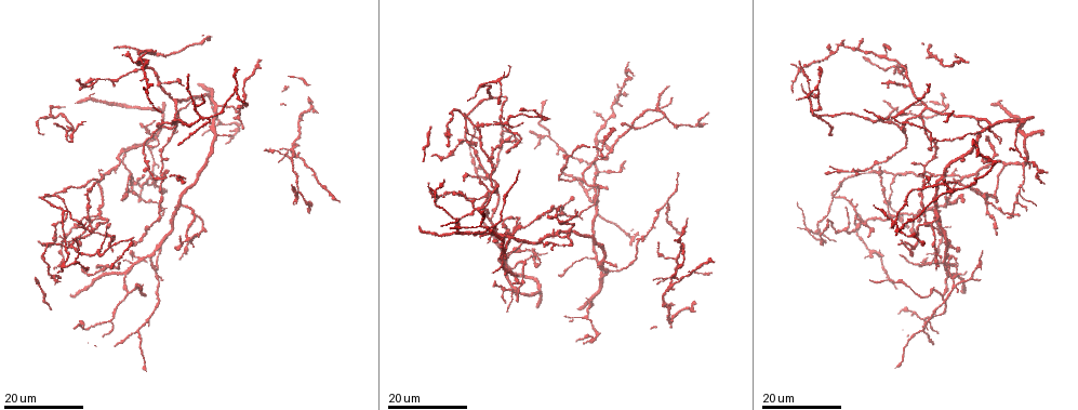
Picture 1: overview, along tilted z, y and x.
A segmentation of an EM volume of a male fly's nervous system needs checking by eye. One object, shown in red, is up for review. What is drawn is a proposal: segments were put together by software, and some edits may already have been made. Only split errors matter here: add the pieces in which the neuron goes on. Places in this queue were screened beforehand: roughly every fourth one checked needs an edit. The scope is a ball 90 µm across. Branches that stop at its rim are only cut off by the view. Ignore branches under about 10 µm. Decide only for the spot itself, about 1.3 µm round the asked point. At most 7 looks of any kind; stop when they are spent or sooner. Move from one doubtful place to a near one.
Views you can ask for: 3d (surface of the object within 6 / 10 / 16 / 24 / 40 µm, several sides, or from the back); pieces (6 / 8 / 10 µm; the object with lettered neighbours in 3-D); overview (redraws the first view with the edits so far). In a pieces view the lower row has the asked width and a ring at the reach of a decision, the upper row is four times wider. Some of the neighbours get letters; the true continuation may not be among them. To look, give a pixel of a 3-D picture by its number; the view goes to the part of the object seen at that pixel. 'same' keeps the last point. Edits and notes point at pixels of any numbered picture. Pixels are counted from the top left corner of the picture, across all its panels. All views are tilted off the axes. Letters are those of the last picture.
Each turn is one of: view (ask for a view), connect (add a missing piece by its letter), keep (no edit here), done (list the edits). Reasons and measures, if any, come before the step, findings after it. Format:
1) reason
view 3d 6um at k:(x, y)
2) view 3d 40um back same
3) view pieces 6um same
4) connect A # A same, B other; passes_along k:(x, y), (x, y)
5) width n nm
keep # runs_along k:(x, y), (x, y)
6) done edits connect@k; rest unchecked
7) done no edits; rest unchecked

tapers out
view 3d 16um at 1:(872, 280)

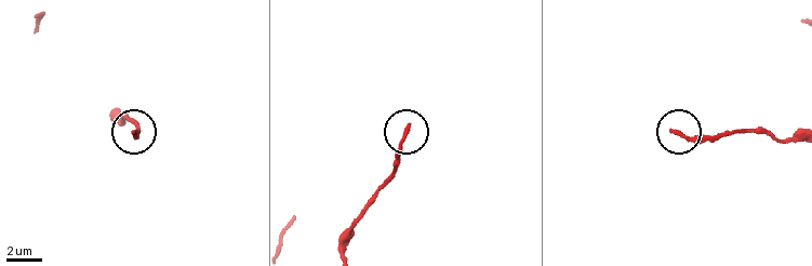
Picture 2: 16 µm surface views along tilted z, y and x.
view pieces 10um at 2:(133, 133)

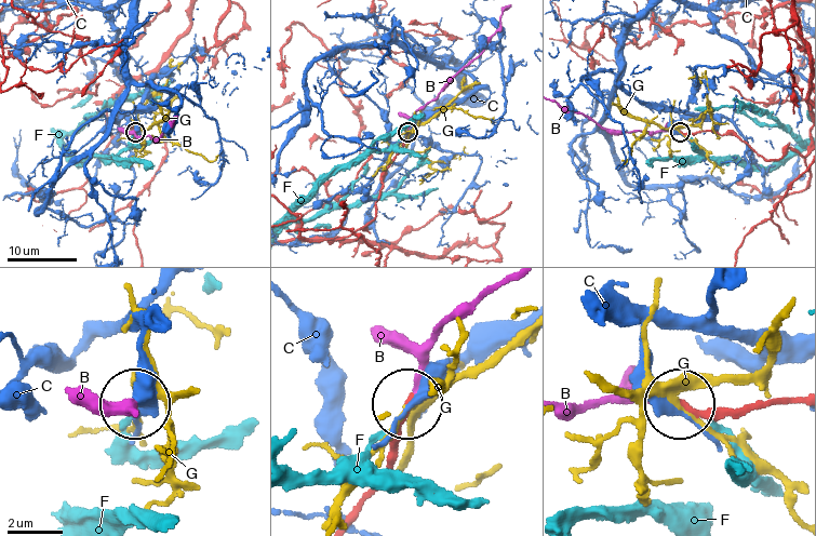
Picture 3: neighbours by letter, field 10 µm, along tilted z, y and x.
connect B # B same, C other, F other, G other; it goes on there

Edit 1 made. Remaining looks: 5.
long arm stops here
view 3d 24um at 1:(199, 238)

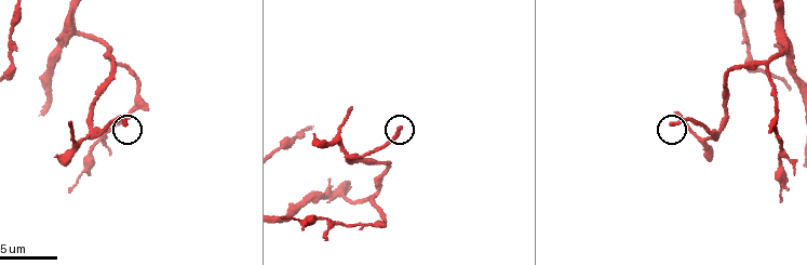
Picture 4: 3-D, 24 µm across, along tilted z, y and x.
view pieces 6um at 4:(401, 128)

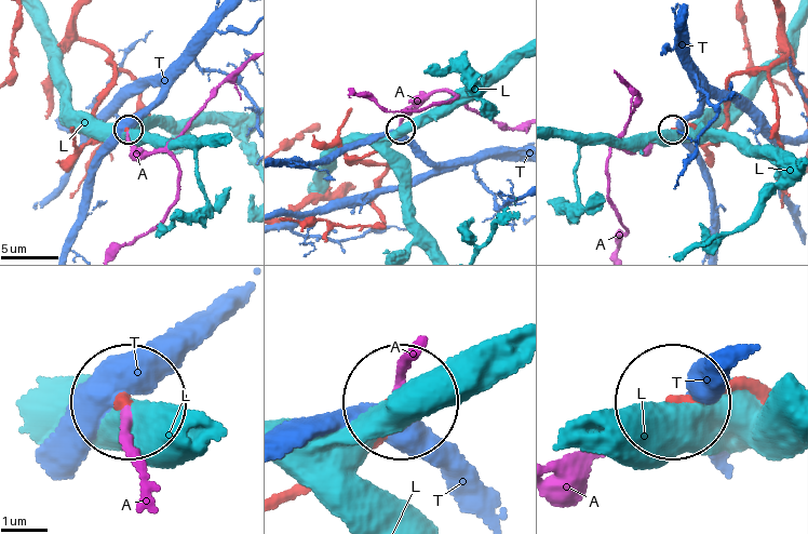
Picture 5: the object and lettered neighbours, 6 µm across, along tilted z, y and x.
connect A # A same, L other, T other; passes_along 5:(103, 382), (140, 448); the neuron continues

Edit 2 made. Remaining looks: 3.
view 3d 16um at 1:(883, 101)

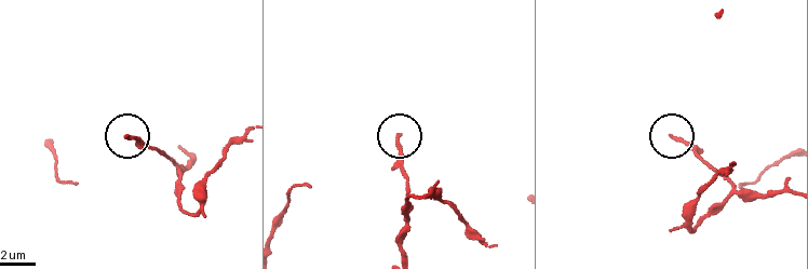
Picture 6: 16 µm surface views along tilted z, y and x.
view pieces 10um at 6:(127, 135)

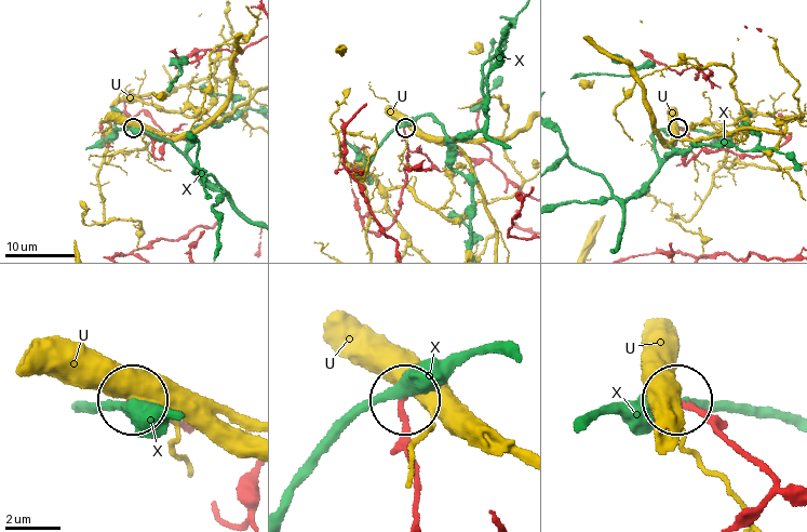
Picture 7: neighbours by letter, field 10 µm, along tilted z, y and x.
keep # U other, X other; none of them fits

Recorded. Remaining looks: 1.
done edits connect@3, connect@5; rest unchecked

